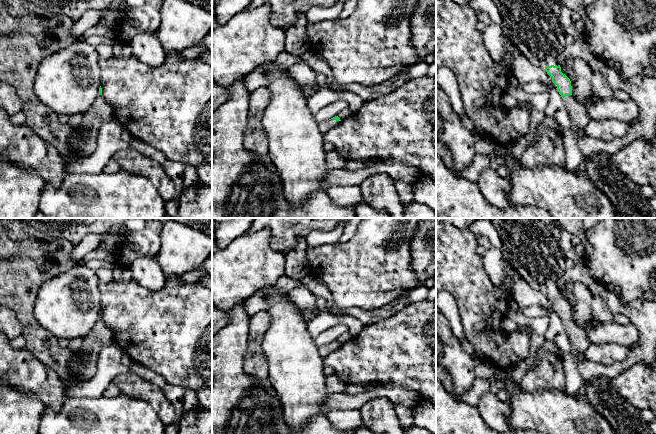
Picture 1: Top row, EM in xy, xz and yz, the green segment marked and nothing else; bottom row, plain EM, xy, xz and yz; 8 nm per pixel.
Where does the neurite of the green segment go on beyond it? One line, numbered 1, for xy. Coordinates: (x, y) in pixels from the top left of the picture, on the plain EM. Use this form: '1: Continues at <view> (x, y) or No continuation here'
1: No continuation here

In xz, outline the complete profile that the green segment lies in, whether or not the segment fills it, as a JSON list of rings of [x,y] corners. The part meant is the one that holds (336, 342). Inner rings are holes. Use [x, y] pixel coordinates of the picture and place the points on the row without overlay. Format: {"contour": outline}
{"contour": [[[335,340],[327,345],[322,345],[318,347],[319,354],[324,358],[326,358],[331,352],[338,349],[340,347],[340,342]]]}

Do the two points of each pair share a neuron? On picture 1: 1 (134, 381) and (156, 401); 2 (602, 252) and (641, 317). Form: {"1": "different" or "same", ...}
{"1": "same", "2": "different"}

